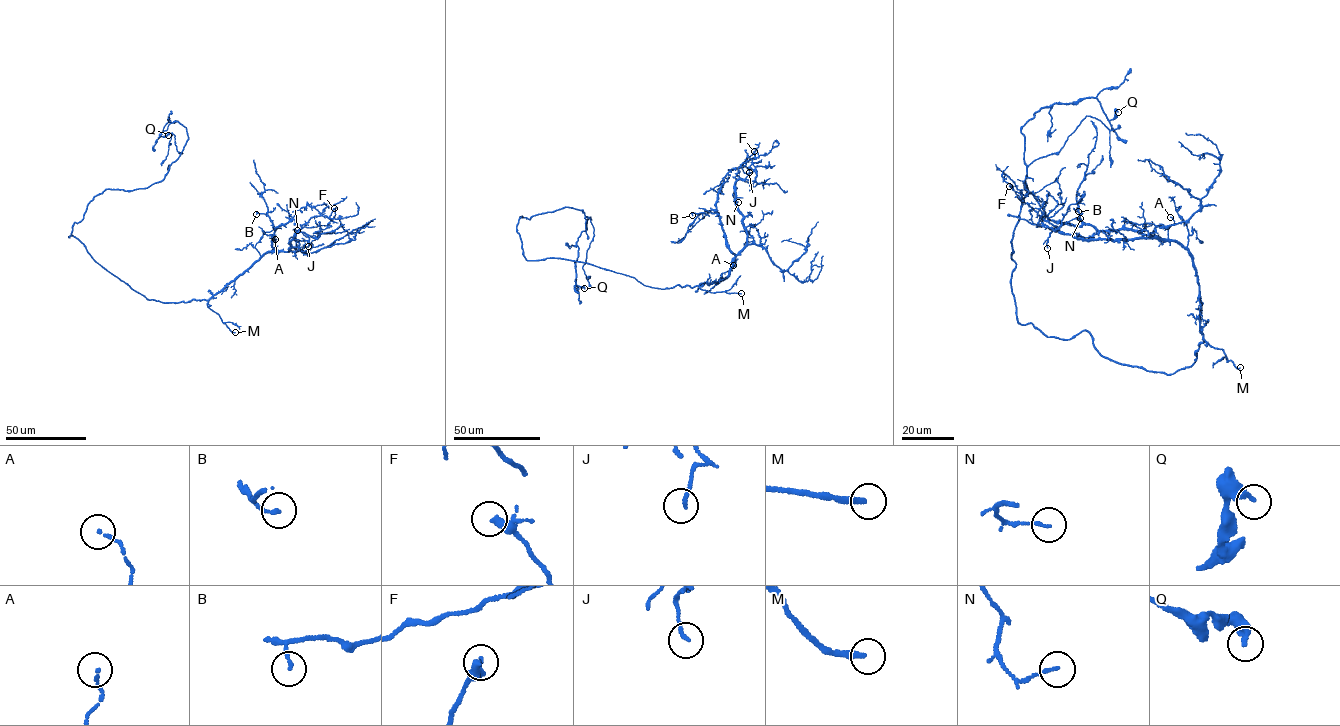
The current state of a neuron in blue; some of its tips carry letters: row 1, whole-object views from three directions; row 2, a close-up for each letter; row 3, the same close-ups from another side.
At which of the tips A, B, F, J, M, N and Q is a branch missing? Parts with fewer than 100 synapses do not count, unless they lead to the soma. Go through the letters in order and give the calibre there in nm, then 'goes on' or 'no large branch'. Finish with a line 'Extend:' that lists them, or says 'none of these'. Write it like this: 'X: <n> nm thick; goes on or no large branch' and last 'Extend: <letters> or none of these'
A: 110 nm thick; no large branch
B: 130 nm thick; no large branch
F: 200 nm thick; no large branch
J: 130 nm thick; no large branch
M: 260 nm thick; goes on
N: 120 nm thick; no large branch
Q: 240 nm thick; no large branch
Extend: M

